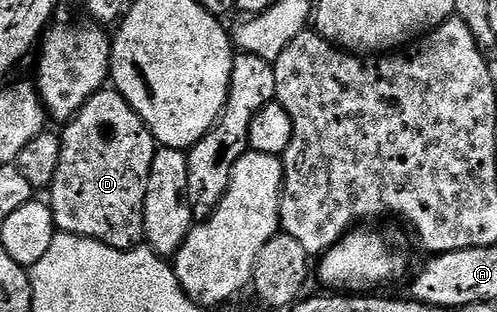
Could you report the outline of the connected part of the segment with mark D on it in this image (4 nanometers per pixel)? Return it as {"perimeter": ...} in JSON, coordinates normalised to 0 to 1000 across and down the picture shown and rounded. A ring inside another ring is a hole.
{"perimeter":[[[239,292],[187,298],[123,420],[123,516],[115,516],[115,567],[99,603],[113,731],[129,753],[161,753],[237,804],[282,788],[290,776],[292,619],[314,481],[308,426]]]}

